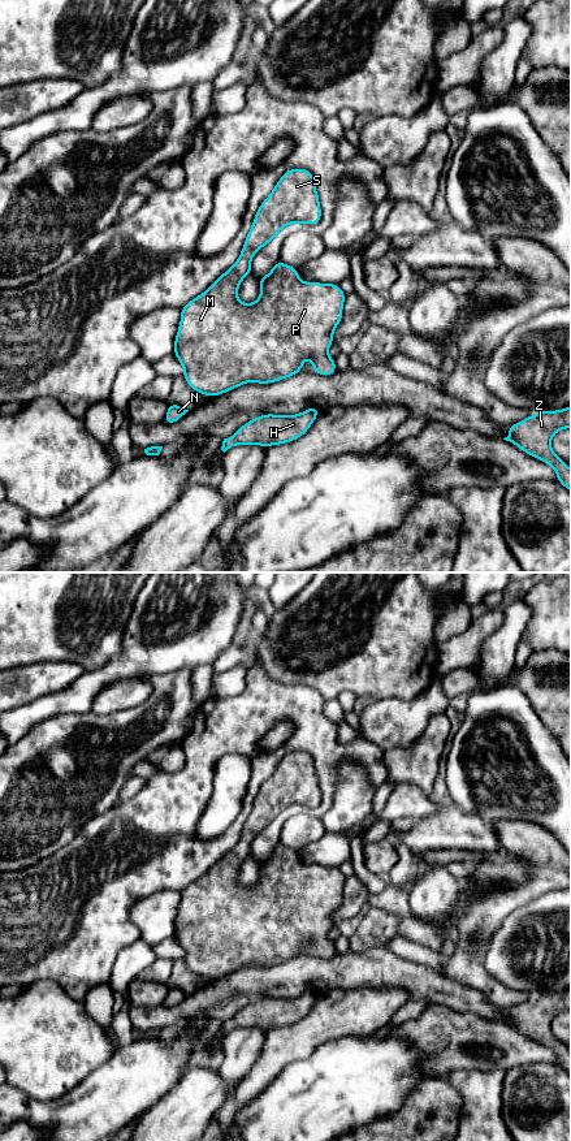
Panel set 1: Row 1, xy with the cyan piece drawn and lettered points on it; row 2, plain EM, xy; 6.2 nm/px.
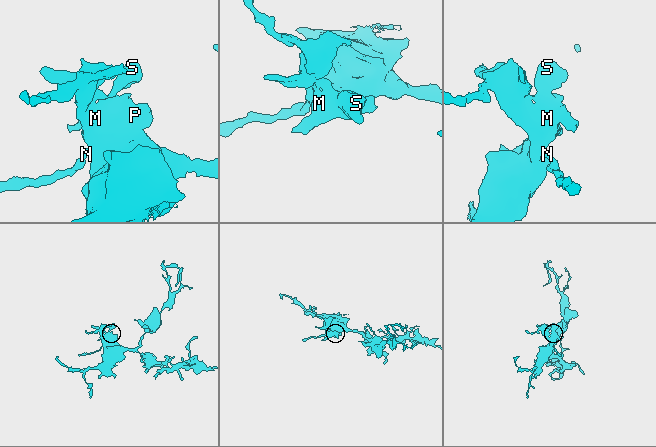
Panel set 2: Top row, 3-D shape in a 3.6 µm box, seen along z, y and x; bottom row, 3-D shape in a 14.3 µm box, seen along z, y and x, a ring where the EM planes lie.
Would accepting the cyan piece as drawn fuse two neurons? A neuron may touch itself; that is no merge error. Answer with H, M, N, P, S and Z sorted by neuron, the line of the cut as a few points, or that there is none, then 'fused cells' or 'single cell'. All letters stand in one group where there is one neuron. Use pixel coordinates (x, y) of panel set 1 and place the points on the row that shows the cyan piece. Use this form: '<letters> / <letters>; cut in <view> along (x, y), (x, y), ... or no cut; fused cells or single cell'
H M N P S Z; no cut; single cell

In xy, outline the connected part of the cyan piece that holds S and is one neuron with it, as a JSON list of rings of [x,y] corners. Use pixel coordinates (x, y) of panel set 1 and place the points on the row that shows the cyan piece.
[[[287,169],[273,191],[259,206],[241,255],[234,265],[216,278],[204,293],[181,308],[181,321],[174,338],[173,354],[181,362],[183,377],[193,390],[207,397],[216,397],[245,383],[276,383],[300,373],[307,355],[315,373],[330,376],[337,371],[336,362],[328,354],[328,349],[334,342],[333,330],[342,320],[346,294],[339,285],[304,282],[299,278],[297,268],[278,260],[265,277],[258,277],[260,281],[259,299],[254,303],[238,301],[239,284],[246,276],[252,275],[251,260],[261,247],[268,245],[289,224],[316,225],[320,220],[321,208],[313,174],[308,169]]]

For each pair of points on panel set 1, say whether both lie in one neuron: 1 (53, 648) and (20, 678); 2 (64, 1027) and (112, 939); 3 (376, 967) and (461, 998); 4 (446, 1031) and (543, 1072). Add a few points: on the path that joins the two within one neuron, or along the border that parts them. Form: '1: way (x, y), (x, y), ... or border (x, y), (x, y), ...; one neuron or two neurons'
1: border (68, 662), (35, 661), (13, 668); two neurons
2: border (55, 981), (70, 997), (82, 1002); two neurons
3: way (397, 971), (440, 989); one neuron
4: border (556, 1064), (524, 1063), (510, 1067), (506, 1071); two neurons

